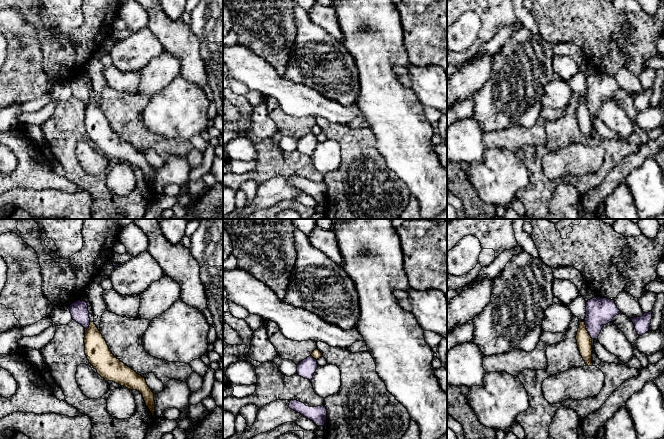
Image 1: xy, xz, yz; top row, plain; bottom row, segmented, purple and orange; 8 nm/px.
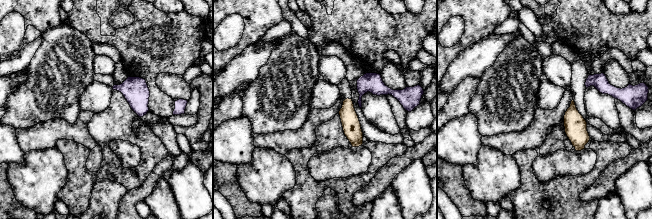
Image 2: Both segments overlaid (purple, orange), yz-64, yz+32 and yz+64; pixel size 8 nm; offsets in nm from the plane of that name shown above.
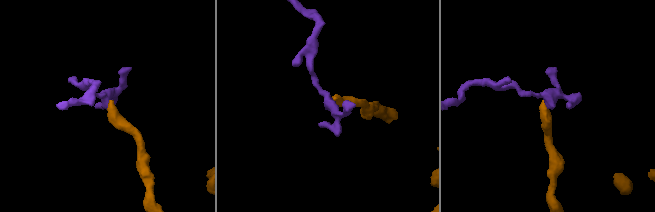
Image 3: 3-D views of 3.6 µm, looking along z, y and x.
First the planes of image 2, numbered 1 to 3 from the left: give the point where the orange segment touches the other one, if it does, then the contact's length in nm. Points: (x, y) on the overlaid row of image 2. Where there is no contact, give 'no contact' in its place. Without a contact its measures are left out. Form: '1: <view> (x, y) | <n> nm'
1: no contact
2: no contact
3: no contact

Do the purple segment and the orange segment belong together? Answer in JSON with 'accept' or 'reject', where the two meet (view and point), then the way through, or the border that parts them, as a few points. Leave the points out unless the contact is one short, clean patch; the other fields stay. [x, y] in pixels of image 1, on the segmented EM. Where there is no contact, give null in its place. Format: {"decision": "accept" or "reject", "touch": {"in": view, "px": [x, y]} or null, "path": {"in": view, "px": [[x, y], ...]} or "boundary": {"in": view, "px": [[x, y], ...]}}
{"decision": "reject", "touch": {"in": "yz", "px": [587, 330]}, "boundary": {"in": "yz", "px": [[584, 322], [585, 328], [592, 338]]}}

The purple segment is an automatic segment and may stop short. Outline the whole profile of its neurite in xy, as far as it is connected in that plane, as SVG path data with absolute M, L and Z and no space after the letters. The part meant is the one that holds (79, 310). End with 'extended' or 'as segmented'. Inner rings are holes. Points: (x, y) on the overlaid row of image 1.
M76 301L72 303L70 306L70 313L72 315L72 319L81 324L85 331L89 328L90 318L88 305L85 301Z; as segmented

